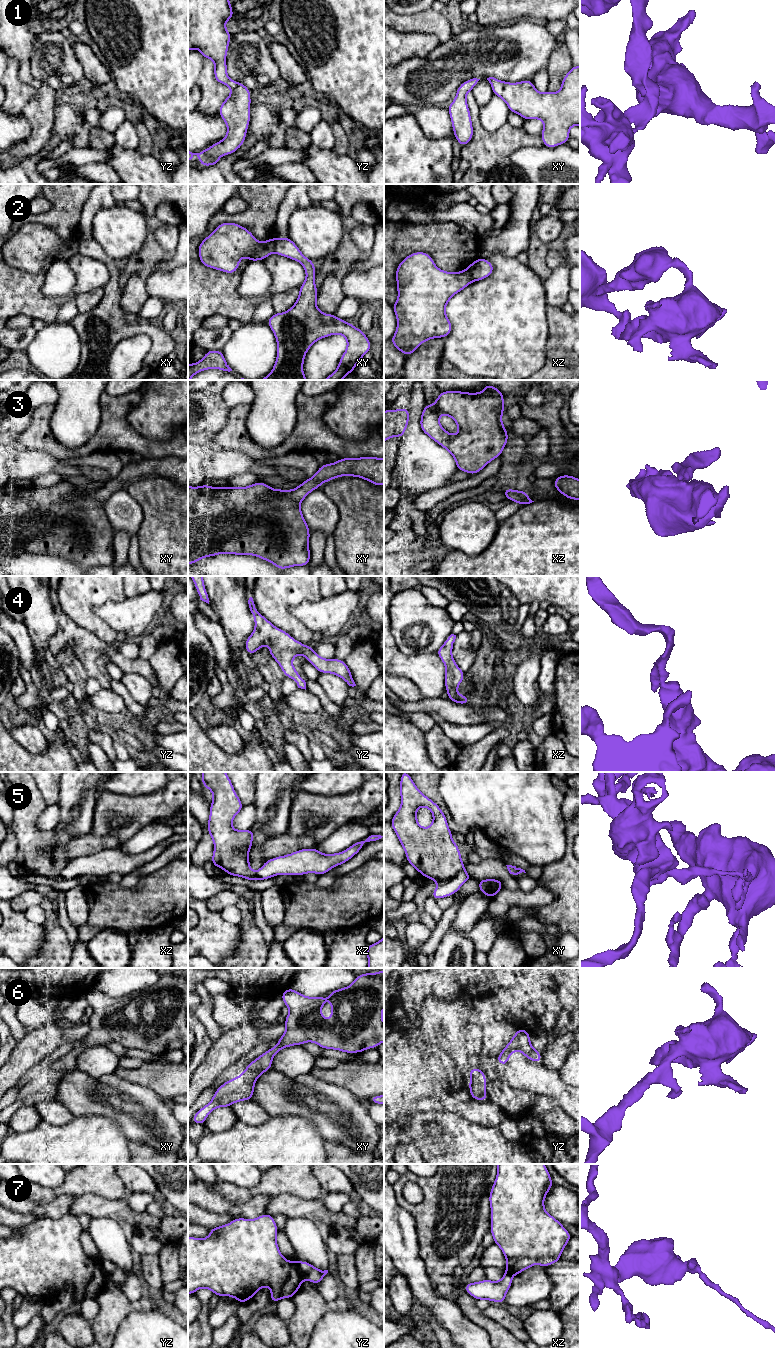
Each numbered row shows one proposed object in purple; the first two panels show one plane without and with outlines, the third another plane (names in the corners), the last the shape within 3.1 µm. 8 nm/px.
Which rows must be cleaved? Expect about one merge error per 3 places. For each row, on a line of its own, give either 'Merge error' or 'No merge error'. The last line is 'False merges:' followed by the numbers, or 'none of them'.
1: No merge error
2: Merge error
3: No merge error
4: No merge error
5: Merge error
6: No merge error
7: Merge error
False merges: 2, 5, 7

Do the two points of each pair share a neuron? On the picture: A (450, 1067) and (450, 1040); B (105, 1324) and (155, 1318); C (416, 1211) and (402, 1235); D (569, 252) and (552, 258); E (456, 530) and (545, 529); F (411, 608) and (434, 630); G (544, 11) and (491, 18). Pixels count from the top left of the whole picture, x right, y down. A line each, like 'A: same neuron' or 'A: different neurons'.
A: same neuron
B: different neurons
C: different neurons
D: same neuron
E: different neurons
F: same neuron
G: same neuron

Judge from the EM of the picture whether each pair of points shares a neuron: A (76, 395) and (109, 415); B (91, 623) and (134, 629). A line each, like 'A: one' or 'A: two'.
A: two
B: two

